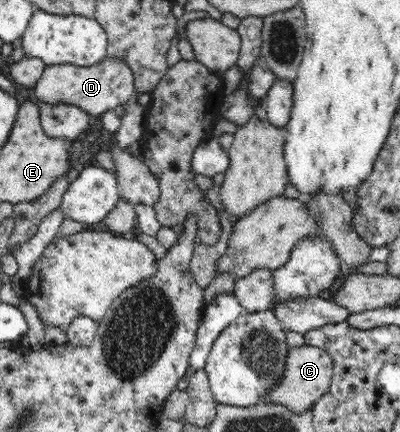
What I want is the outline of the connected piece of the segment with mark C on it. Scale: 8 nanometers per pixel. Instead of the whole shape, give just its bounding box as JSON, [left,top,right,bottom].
[265,344,333,413]

